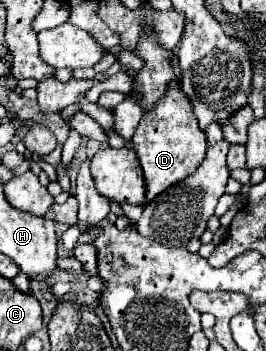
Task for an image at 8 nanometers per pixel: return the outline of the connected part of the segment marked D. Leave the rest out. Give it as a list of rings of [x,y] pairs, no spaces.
[[[172,83],[172,87],[168,87],[168,95],[164,95],[164,99],[156,103],[156,111],[140,119],[132,137],[132,145],[144,169],[148,201],[162,193],[166,187],[194,173],[194,169],[202,163],[206,155],[206,133],[200,131],[196,115],[192,115],[188,95],[184,95],[180,83]]]

